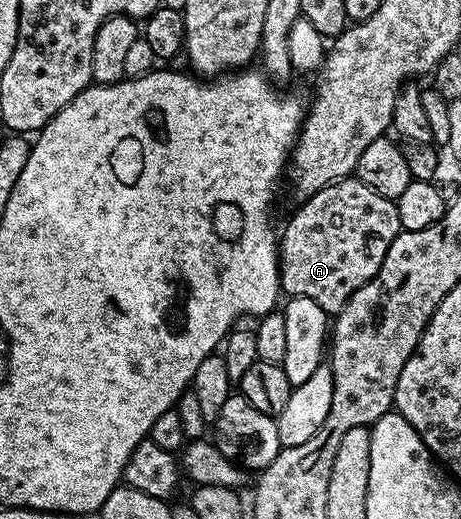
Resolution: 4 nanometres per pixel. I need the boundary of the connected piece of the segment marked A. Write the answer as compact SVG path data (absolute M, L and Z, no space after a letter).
M350 175L317 191L298 208L288 219L287 226L284 229L282 226L278 238L279 288L288 298L313 299L328 315L338 315L348 299L377 275L393 239L401 231L398 204Z

